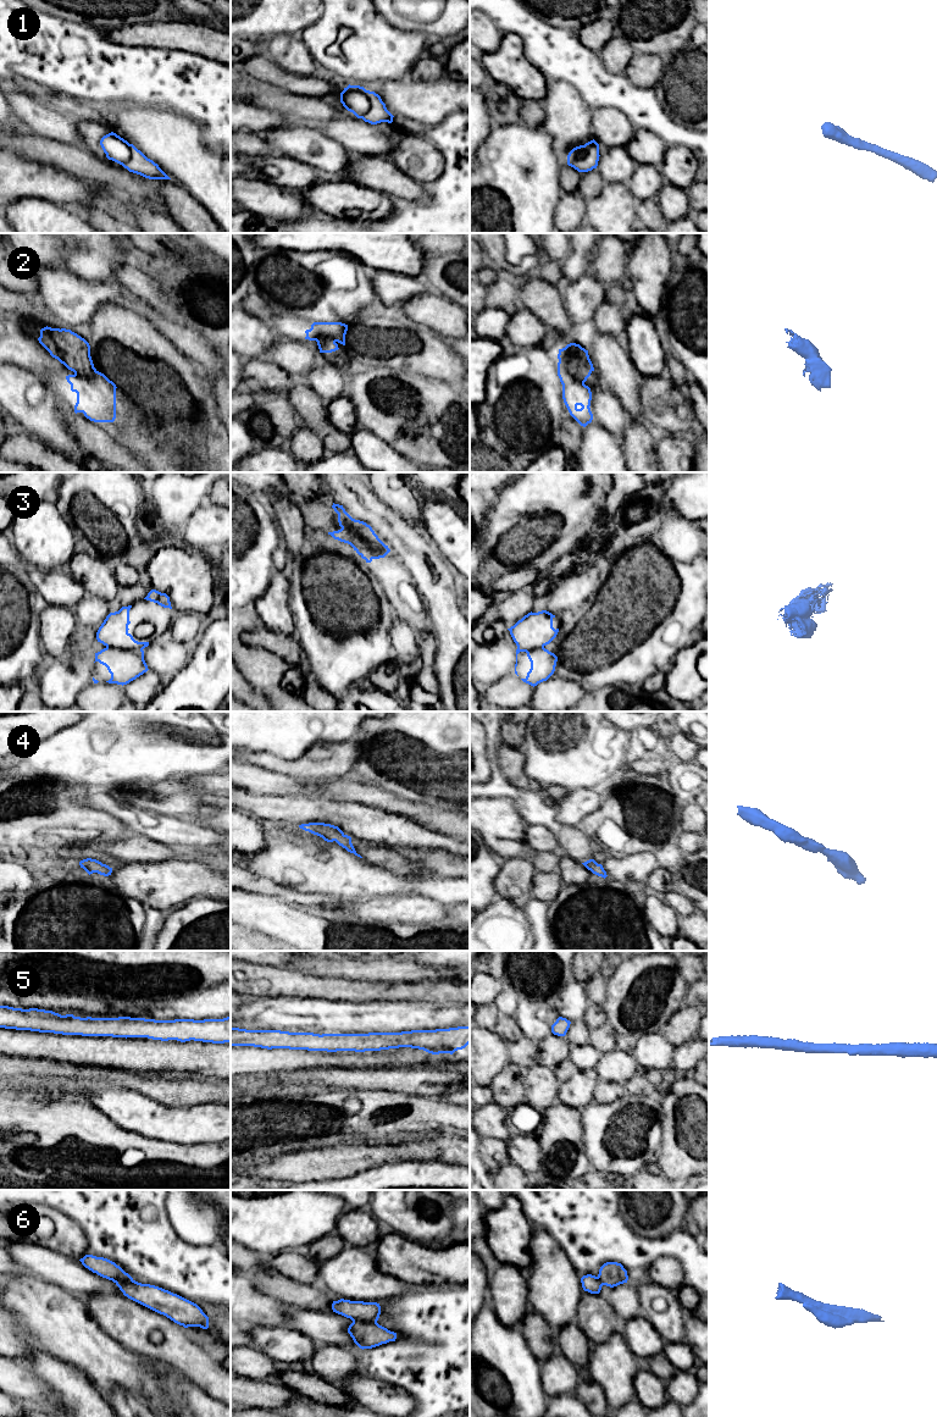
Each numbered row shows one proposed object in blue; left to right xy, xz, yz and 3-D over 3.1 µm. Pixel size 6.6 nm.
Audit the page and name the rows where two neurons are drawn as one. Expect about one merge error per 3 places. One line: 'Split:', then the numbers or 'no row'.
Split: 2, 3

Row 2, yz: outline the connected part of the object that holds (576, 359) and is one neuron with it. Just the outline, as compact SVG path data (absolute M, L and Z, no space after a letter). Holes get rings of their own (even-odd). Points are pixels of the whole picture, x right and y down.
M570 343L565 348L559 349L558 359L575 378L578 378L582 382L586 382L594 371L588 350L576 343Z

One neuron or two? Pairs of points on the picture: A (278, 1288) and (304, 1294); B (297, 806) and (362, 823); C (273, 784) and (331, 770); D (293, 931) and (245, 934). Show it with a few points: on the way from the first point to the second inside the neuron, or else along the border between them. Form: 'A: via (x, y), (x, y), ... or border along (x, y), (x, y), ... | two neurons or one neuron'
A: via (284, 1289), (298, 1294) | one neuron
B: via (312, 809), (326, 809), (347, 814) | one neuron
C: border along (272, 770), (305, 779) | two neurons
D: border along (243, 925), (259, 933) | two neurons

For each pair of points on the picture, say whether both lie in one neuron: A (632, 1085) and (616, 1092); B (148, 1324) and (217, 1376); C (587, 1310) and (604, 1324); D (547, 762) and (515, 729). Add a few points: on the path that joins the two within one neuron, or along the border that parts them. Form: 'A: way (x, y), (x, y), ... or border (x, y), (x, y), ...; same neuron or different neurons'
A: border (624, 1086), (626, 1091); different neurons
B: way (165, 1328), (200, 1363); same neuron
C: way (591, 1312), (600, 1322); same neuron
D: border (525, 734), (522, 740); different neurons

